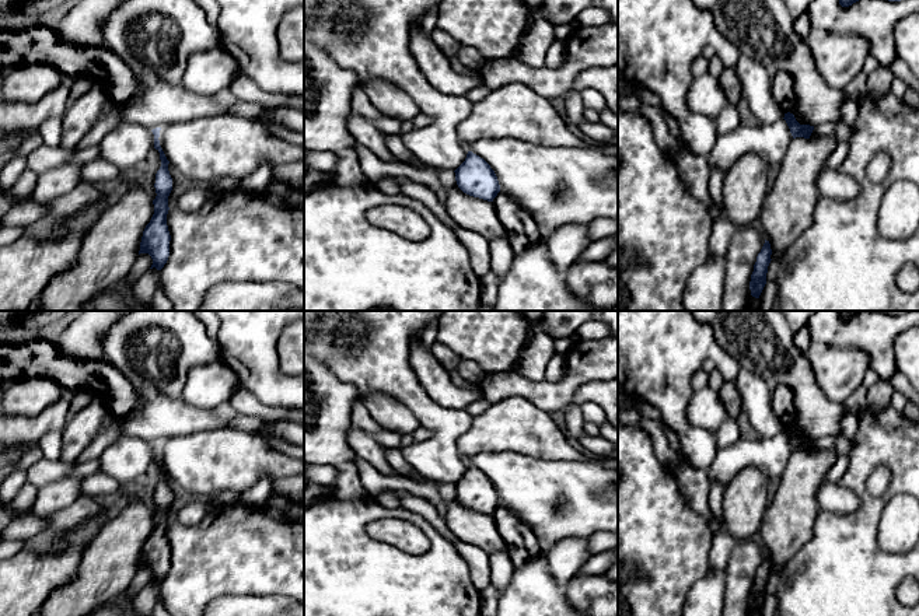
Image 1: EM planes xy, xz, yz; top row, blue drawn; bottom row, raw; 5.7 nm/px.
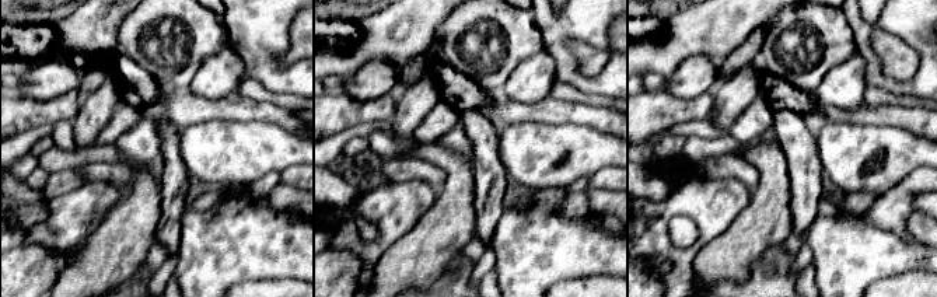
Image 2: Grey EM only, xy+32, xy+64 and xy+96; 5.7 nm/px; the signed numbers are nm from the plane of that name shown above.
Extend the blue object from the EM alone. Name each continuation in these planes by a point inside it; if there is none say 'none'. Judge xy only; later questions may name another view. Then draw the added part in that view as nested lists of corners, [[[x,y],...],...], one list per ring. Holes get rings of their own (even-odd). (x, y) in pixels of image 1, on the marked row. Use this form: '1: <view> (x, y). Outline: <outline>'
none

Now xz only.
none

